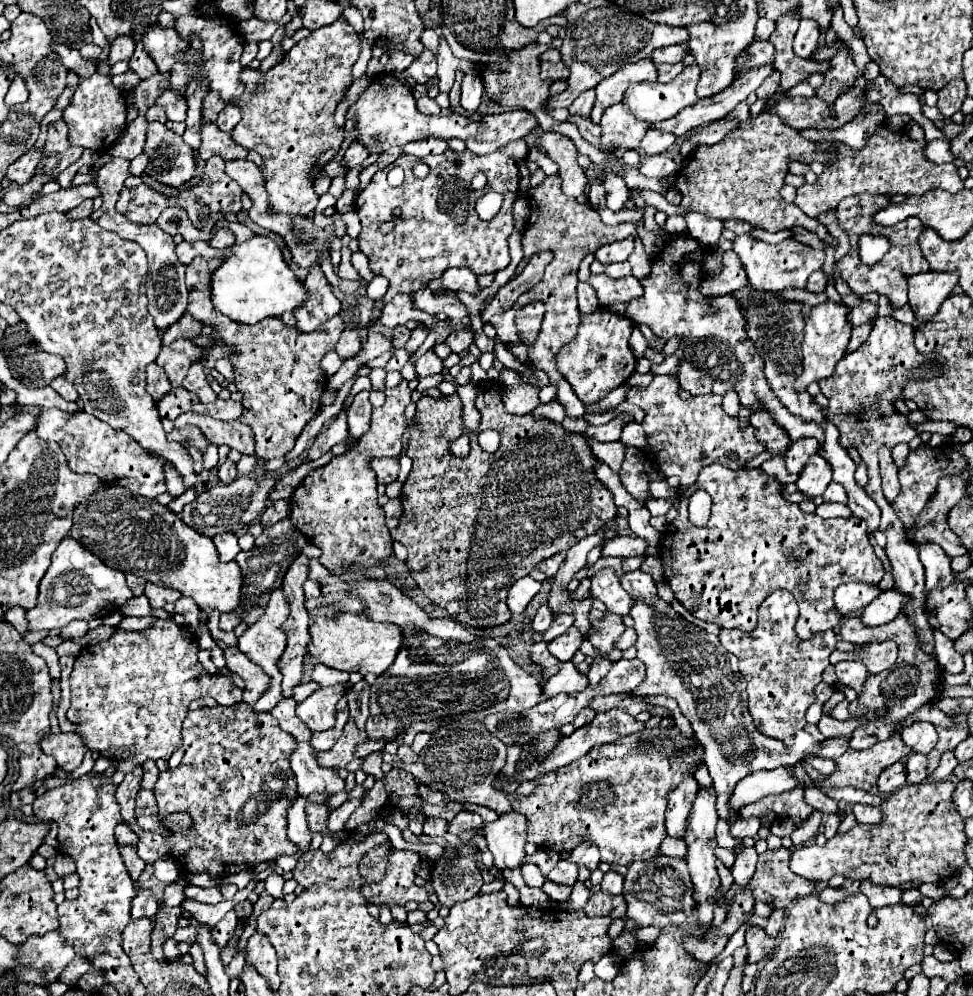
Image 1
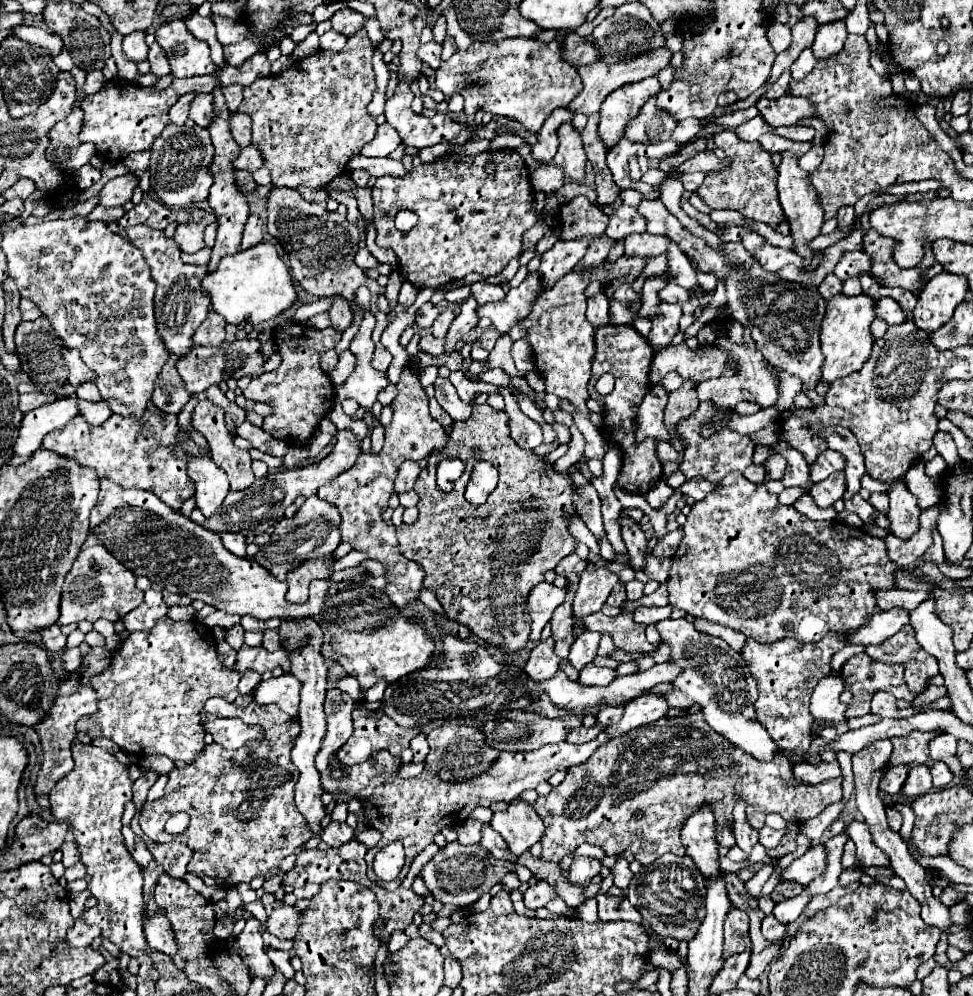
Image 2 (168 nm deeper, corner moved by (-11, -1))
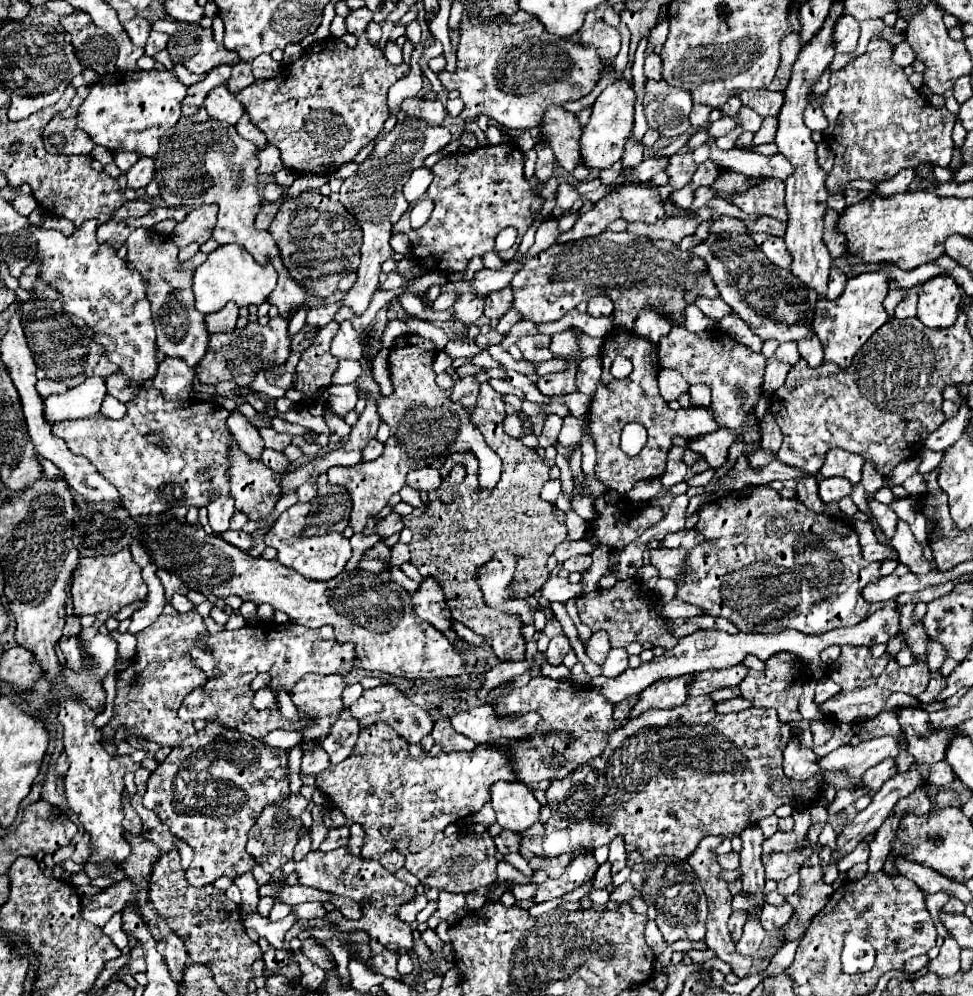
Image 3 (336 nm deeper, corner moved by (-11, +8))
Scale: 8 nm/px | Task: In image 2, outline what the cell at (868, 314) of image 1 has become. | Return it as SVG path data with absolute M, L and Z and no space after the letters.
M881 298L875 310L877 310L877 316L883 318L887 324L903 324L907 320L903 308L893 298Z

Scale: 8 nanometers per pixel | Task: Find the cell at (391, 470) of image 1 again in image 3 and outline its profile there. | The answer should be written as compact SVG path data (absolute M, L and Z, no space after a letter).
M421 467L421 469L413 469L407 473L407 485L411 485L413 489L419 489L419 491L437 489L439 483L441 483L441 475L433 467Z

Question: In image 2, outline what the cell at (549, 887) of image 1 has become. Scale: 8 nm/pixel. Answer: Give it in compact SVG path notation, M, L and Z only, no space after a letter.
M539 882L535 886L529 886L529 890L523 896L525 896L525 906L531 910L537 910L537 908L543 908L549 900L557 898L557 892L555 892L555 886L547 882Z

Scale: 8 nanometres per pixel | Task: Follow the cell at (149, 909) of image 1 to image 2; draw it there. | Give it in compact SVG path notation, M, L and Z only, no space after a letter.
M159 914L159 916L145 920L145 936L147 936L149 948L155 950L155 952L175 956L177 950L179 950L171 922L167 920L165 914Z

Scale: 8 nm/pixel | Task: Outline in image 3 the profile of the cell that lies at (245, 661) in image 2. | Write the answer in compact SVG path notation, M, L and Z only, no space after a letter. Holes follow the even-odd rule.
M295 623L285 625L245 625L239 631L221 631L217 635L207 637L207 651L191 649L191 657L195 657L195 665L207 673L207 685L203 691L193 691L181 707L183 717L189 719L207 719L209 715L217 715L219 723L229 729L239 729L249 733L251 737L261 739L273 729L299 729L305 725L303 713L299 713L299 721L285 719L279 709L273 711L257 711L249 707L251 689L249 683L257 673L271 673L271 689L283 685L285 691L291 689L295 681L299 681L305 673L349 673L351 661L355 659L355 649L351 643L337 643L331 627L309 629ZM213 669L219 669L219 675L213 675Z

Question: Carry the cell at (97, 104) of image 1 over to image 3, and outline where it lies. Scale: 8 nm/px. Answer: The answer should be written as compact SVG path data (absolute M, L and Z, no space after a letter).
M173 71L113 73L91 85L87 99L79 107L77 127L83 129L93 143L107 147L111 153L137 151L153 157L159 151L161 135L179 121L185 93L187 87Z

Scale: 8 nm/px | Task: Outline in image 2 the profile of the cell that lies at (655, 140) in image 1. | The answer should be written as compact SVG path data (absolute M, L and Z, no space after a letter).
M685 118L683 122L679 122L677 124L677 128L675 128L675 132L673 132L673 140L677 142L677 144L689 144L689 142L693 142L697 136L699 136L699 132L703 130L703 124L701 124L701 120L697 120L697 118Z

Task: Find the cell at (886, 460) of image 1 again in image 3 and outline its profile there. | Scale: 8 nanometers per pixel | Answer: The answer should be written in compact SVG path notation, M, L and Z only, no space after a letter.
M897 519L897 529L891 539L891 545L895 545L895 549L899 553L899 561L903 561L911 571L923 573L923 569L927 569L927 563L923 561L921 545L915 541L907 521Z

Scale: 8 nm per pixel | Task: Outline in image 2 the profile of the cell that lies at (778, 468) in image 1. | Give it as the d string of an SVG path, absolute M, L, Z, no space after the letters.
M773 454L771 458L767 458L763 462L763 466L765 466L765 478L767 480L781 480L783 474L785 474L787 460L781 454Z

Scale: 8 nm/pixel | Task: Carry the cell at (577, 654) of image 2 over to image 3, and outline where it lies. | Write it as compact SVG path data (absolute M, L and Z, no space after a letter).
M595 631L595 633L589 637L587 645L585 645L587 657L589 657L593 663L597 663L597 665L603 663L603 657L607 655L609 649L611 649L611 645L609 645L609 639L607 639L607 633L605 633L605 631Z

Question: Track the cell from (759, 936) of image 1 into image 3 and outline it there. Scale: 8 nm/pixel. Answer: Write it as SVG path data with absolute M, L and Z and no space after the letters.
M769 903L763 905L763 913L761 913L761 925L765 927L765 931L773 931L779 929L781 925L785 925L791 917L793 909L789 903L785 903L783 907L773 907Z

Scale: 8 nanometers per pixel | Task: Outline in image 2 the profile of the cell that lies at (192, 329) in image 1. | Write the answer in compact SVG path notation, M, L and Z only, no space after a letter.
M209 312L207 320L197 328L193 342L195 346L219 346L225 340L225 318L221 314Z

